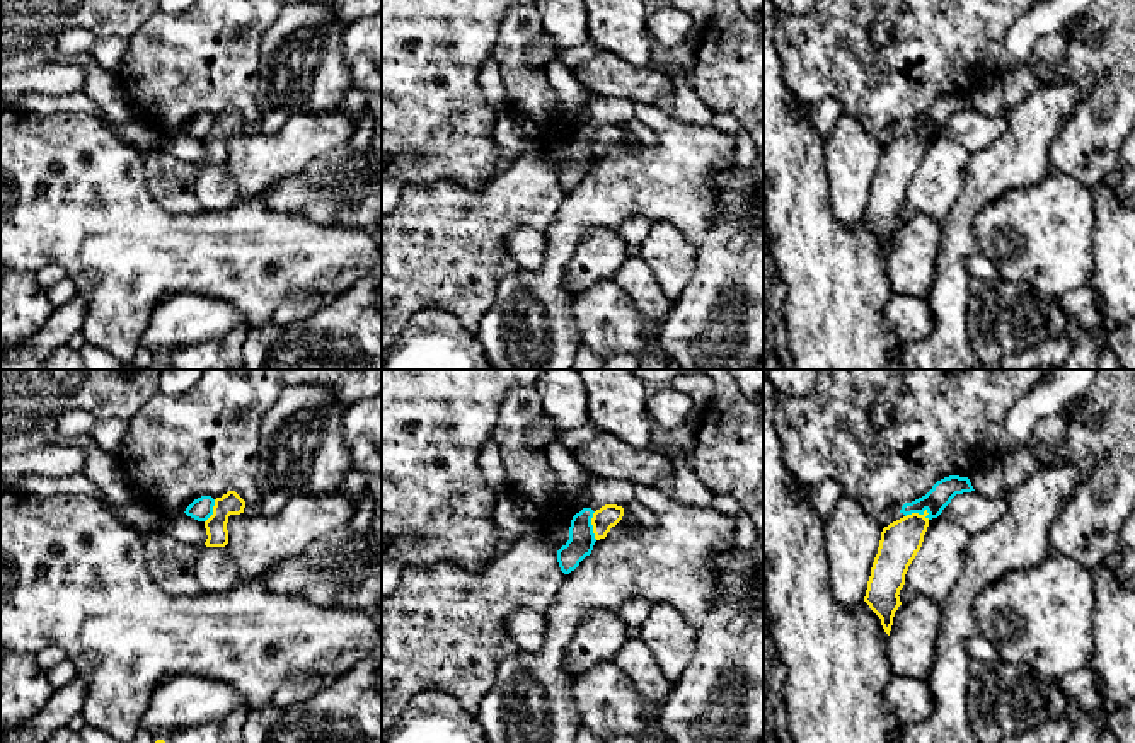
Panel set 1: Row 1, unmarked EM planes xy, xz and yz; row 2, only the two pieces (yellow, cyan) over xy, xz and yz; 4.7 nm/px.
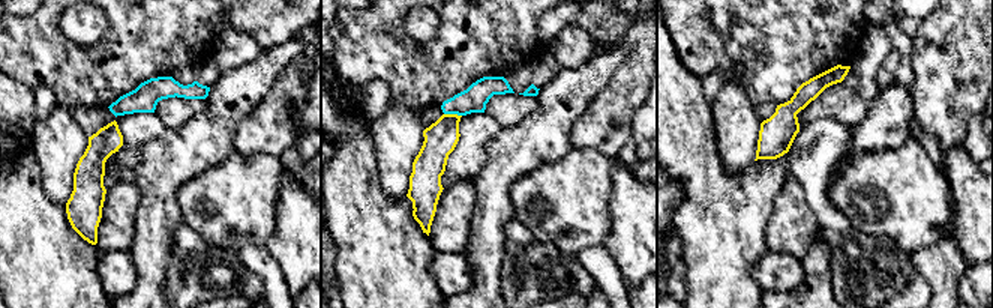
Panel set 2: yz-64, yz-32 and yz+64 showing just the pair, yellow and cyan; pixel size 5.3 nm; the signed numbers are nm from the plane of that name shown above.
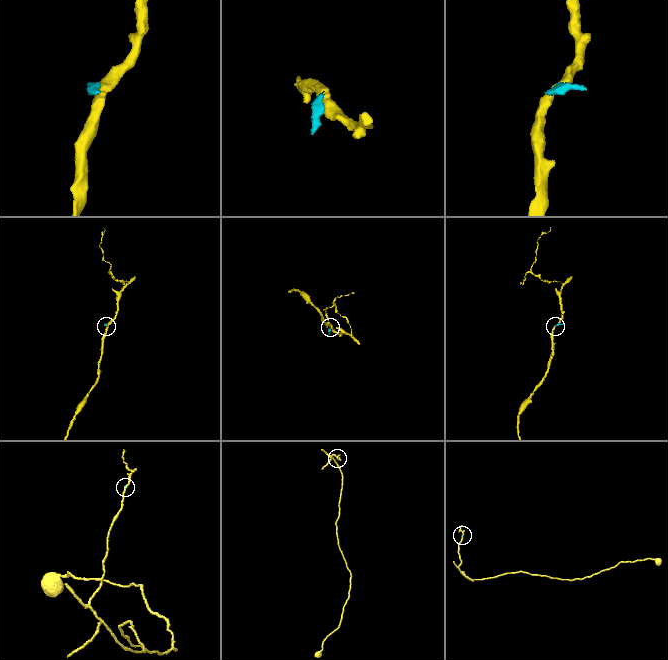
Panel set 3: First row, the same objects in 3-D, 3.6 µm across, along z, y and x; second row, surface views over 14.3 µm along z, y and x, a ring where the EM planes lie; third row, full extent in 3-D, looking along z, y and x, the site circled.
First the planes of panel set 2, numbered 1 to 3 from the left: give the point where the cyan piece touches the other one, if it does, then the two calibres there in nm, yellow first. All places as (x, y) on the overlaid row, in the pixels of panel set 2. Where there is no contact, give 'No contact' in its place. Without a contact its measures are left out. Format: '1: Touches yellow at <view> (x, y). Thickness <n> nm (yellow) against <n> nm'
1: No contact
2: Touches yellow at yz-32 (453, 114). Thickness 180 nm (yellow) against 140 nm
3: No contact

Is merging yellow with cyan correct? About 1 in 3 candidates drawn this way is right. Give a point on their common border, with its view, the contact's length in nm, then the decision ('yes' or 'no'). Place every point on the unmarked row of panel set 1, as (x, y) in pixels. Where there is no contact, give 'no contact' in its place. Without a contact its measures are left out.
contact yz (917, 132); length 120 nm; no

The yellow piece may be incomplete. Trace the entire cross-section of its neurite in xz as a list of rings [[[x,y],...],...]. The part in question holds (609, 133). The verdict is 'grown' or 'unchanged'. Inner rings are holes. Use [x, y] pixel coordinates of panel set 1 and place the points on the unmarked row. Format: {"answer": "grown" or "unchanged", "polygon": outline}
{"answer": "unchanged", "polygon": [[[605,123],[593,131],[591,143],[595,157],[605,157],[612,145],[624,135],[624,126],[617,123]]]}

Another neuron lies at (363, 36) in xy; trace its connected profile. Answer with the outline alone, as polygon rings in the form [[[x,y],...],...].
[[[382,10],[353,20],[343,36],[344,60],[348,65],[358,56],[370,56],[382,73]]]

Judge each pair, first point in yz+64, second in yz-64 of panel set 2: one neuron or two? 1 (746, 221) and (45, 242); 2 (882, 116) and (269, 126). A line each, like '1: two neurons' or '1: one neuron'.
1: one neuron
2: two neurons

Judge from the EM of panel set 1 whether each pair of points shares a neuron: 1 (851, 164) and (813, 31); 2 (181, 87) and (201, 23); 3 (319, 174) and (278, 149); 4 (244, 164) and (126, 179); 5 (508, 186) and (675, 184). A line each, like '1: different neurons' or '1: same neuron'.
1: different neurons
2: same neuron
3: different neurons
4: different neurons
5: different neurons

